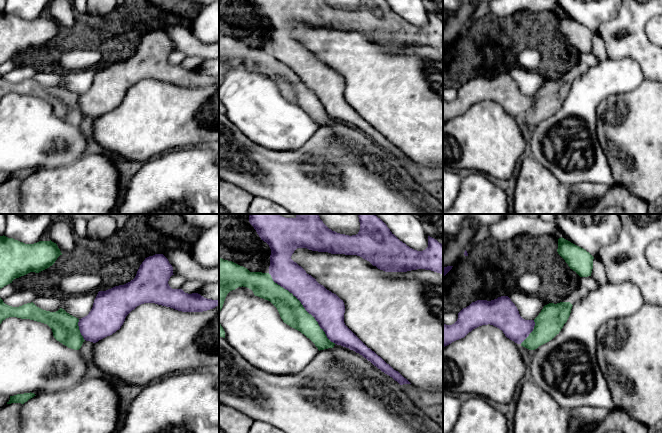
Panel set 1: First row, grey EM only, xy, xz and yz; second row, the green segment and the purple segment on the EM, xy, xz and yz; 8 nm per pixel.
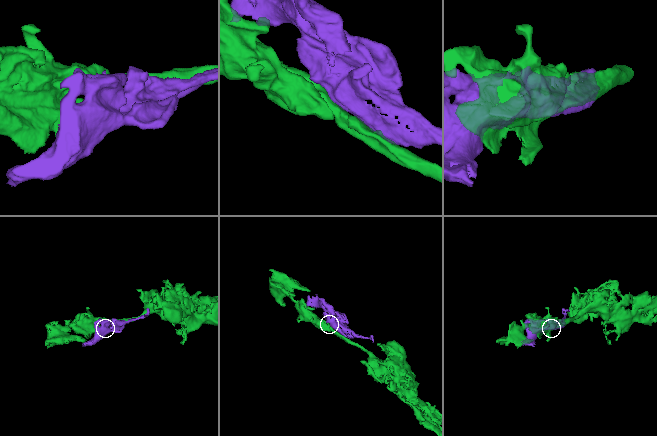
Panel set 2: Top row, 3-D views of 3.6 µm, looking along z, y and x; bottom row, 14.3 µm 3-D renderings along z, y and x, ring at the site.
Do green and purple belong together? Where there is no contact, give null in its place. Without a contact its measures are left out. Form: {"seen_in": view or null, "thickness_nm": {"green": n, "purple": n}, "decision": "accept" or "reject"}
{"seen_in": "xz", "thickness_nm": {"green": 200, "purple": 260}, "decision": "accept"}

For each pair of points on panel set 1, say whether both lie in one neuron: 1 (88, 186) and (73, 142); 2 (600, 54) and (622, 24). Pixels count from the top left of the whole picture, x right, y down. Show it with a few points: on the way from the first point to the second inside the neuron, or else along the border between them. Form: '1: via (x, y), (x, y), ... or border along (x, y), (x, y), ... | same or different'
1: border along (84, 154), (73, 162), (57, 168) | different
2: border along (596, 32), (602, 39), (607, 57) | different

